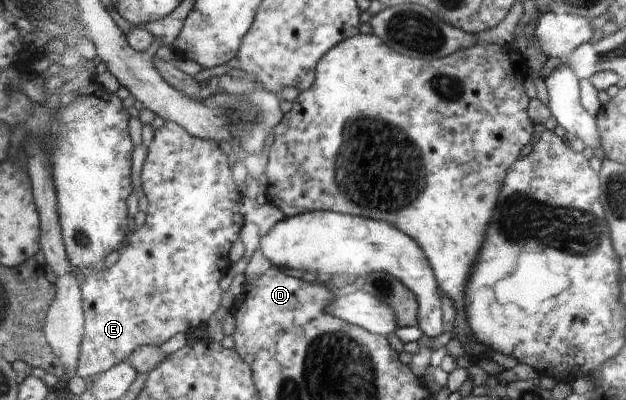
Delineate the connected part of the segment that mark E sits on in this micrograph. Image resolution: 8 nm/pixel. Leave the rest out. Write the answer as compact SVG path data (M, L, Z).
M165 122L163 126L154 131L153 141L148 145L147 156L141 172L142 189L147 197L149 207L146 212L145 225L134 230L129 240L129 245L125 246L125 251L120 253L117 263L109 271L100 270L98 273L84 276L83 283L79 284L82 308L84 311L84 332L80 345L80 356L78 357L78 366L76 375L81 379L93 377L97 373L107 372L114 365L125 362L135 349L141 346L161 346L168 339L171 339L177 333L185 333L191 329L202 327L203 323L219 310L219 301L221 301L221 289L219 289L219 279L227 274L229 269L229 249L233 241L239 237L239 231L243 227L243 215L239 211L239 195L233 177L231 177L231 167L227 169L227 157L221 153L219 144L214 141L202 140L190 134L188 130L177 125L175 122Z

